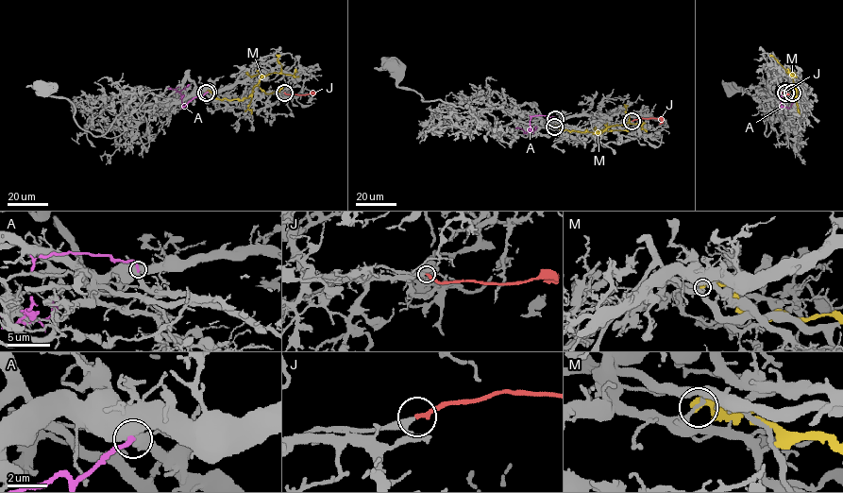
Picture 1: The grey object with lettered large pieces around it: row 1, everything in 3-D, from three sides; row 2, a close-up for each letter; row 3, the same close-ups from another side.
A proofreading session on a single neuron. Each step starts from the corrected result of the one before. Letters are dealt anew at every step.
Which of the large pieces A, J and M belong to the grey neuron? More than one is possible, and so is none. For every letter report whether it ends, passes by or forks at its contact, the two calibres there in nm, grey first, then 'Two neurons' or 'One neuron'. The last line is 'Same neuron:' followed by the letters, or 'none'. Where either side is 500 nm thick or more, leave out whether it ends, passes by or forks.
A: Thickness 600 nm (grey) against 240 nm. Two neurons
J: It ends there. Thickness 240 nm (grey) against 240 nm. One neuron
M: Thickness 170 nm (grey) against 500 nm. Two neurons
Same neuron: J

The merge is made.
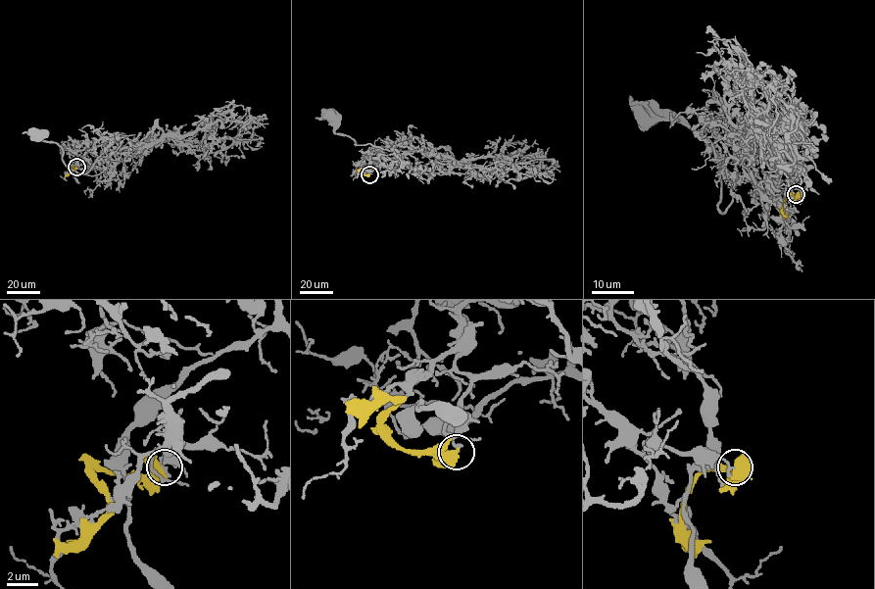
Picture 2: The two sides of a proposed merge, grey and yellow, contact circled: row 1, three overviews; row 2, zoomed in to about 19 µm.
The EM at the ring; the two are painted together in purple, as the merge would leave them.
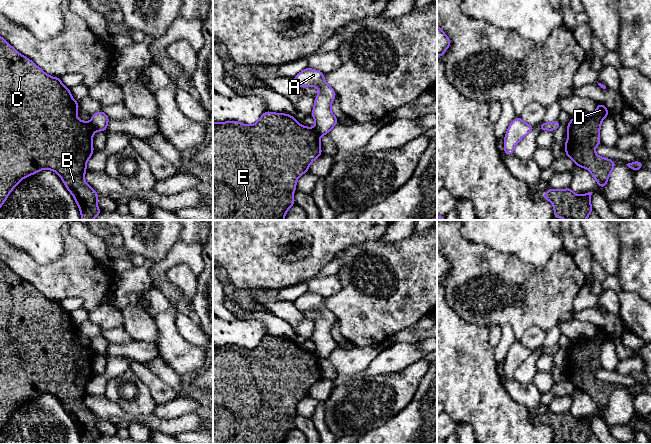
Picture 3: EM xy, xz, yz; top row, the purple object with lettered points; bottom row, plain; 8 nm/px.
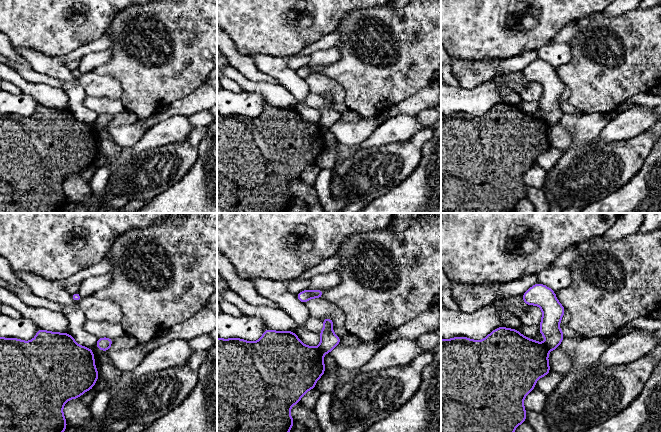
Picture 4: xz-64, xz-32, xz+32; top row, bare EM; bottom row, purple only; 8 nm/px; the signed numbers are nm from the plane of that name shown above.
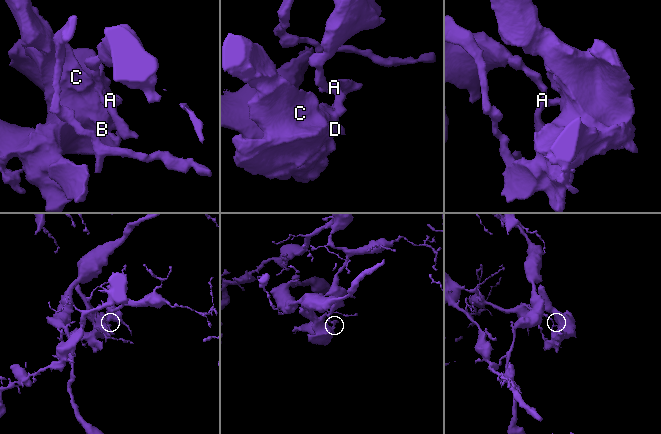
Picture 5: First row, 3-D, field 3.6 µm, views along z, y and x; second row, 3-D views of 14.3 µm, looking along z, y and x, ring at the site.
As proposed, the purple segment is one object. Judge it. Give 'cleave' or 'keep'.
cleave

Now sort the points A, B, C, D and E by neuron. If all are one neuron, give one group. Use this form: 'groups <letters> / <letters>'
groups A / B C D E

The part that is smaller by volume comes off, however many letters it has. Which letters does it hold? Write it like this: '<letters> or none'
B, C, D, E

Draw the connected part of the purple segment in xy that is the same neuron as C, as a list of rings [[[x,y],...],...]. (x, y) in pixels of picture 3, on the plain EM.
[[[0,260],[0,432],[22,403],[43,393],[50,393],[61,401],[73,419],[82,444],[92,444],[101,437],[97,430],[99,418],[84,404],[87,385],[94,377],[92,368],[94,352],[91,347],[77,342],[79,331],[70,313],[62,308],[61,302],[46,298]]]

